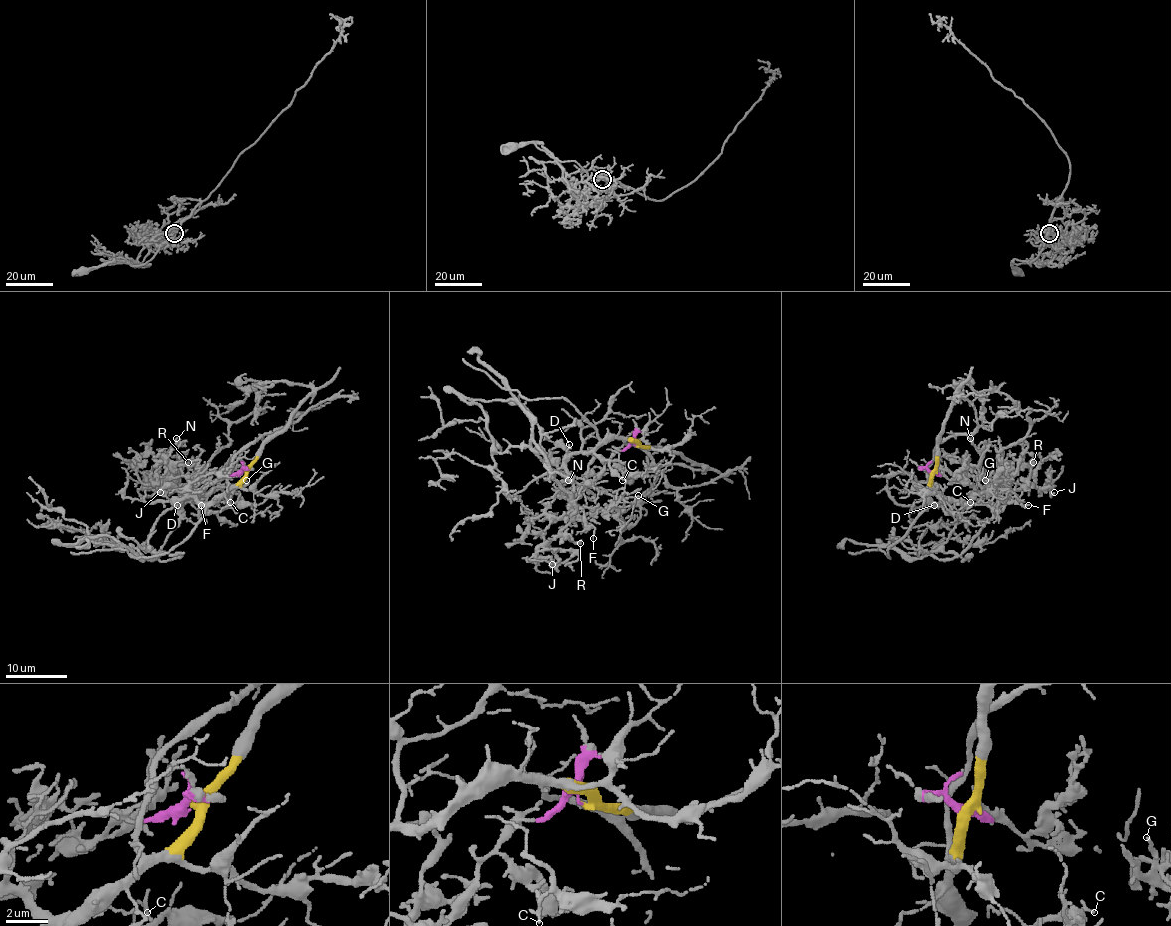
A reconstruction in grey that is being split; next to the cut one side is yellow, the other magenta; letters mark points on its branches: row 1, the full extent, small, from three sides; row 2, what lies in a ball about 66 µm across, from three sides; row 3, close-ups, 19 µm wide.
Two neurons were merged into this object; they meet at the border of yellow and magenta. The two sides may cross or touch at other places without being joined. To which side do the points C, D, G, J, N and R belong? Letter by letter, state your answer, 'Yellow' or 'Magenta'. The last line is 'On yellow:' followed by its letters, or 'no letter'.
C: Yellow
D: Yellow
G: Magenta
J: Magenta
N: Magenta
R: Magenta
On yellow: C, D

